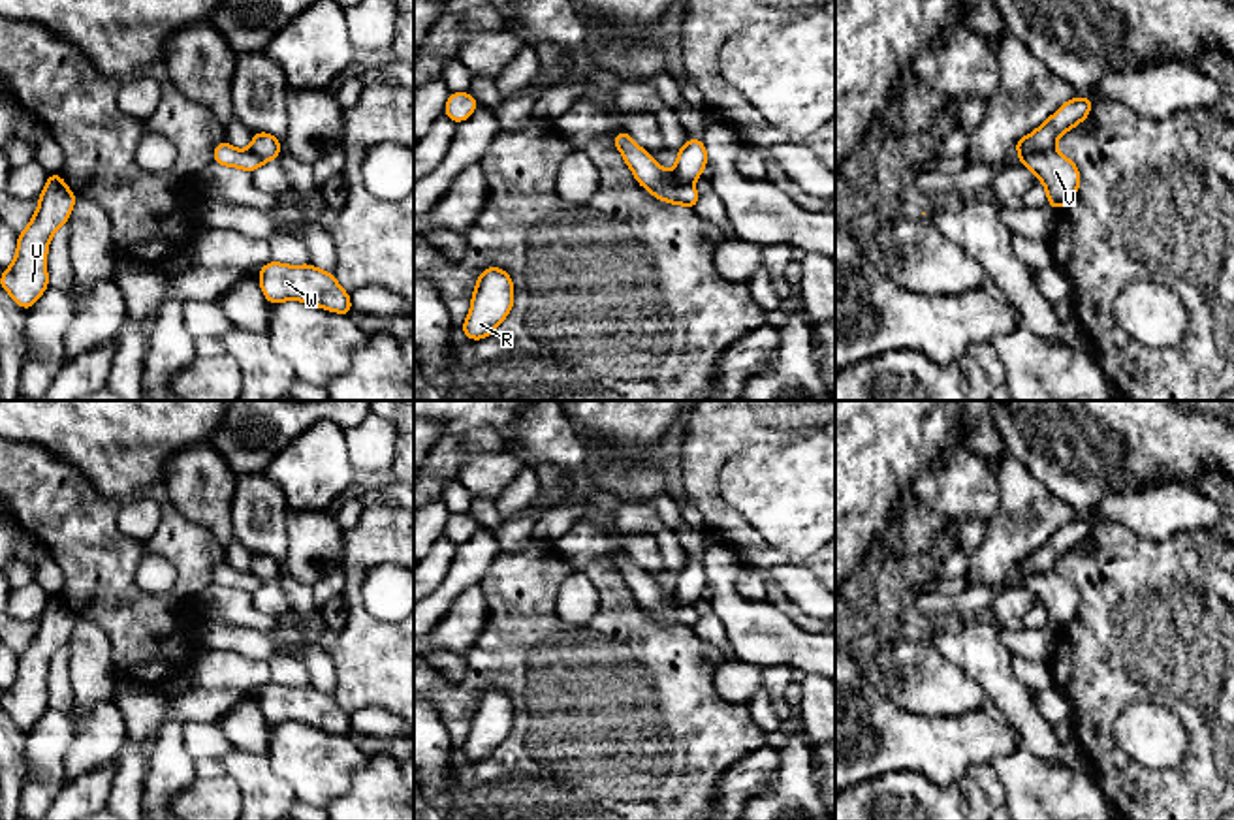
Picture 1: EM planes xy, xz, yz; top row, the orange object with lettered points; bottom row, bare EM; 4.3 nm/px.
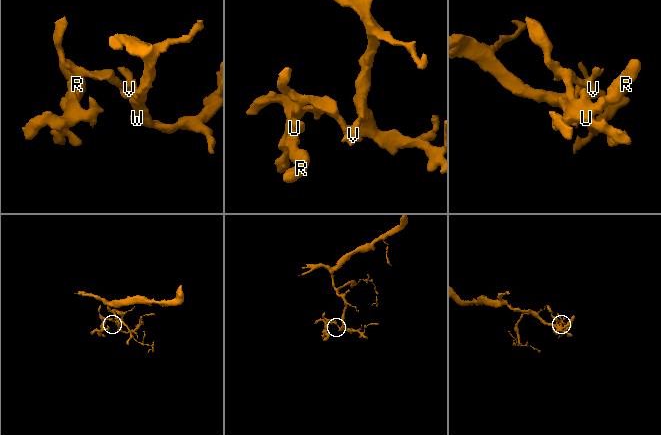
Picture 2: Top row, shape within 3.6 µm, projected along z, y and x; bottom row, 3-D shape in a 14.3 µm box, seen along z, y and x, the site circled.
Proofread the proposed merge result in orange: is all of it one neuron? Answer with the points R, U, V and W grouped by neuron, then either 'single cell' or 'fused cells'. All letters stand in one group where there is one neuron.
R U V / W | fused cells

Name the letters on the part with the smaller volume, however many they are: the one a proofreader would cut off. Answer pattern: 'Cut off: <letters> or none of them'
Cut off: R, U, V

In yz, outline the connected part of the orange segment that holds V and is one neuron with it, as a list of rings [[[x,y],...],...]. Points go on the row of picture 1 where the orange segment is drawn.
[[[1055,147],[1027,154],[1021,164],[1036,173],[1048,192],[1048,205],[1052,209],[1068,205],[1078,194],[1080,171],[1076,164],[1057,152]]]

